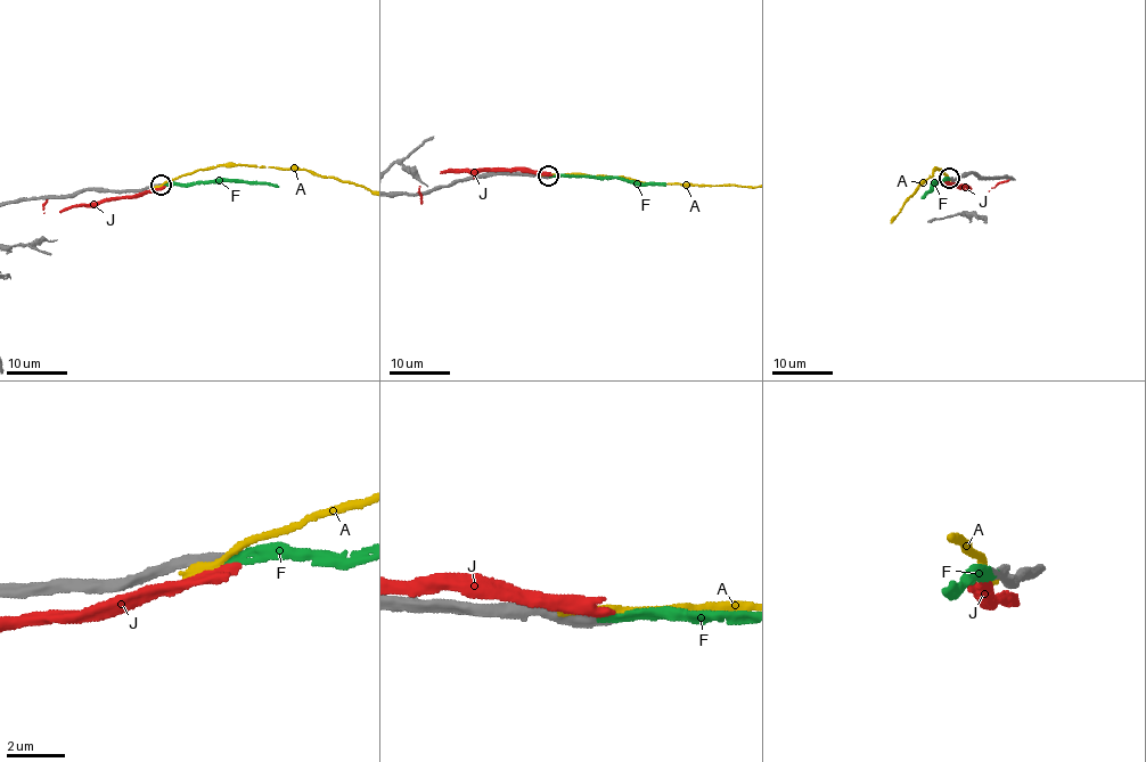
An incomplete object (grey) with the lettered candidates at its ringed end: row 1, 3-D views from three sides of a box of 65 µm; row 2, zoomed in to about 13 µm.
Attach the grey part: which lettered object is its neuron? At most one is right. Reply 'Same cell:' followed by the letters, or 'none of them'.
Same cell: F

